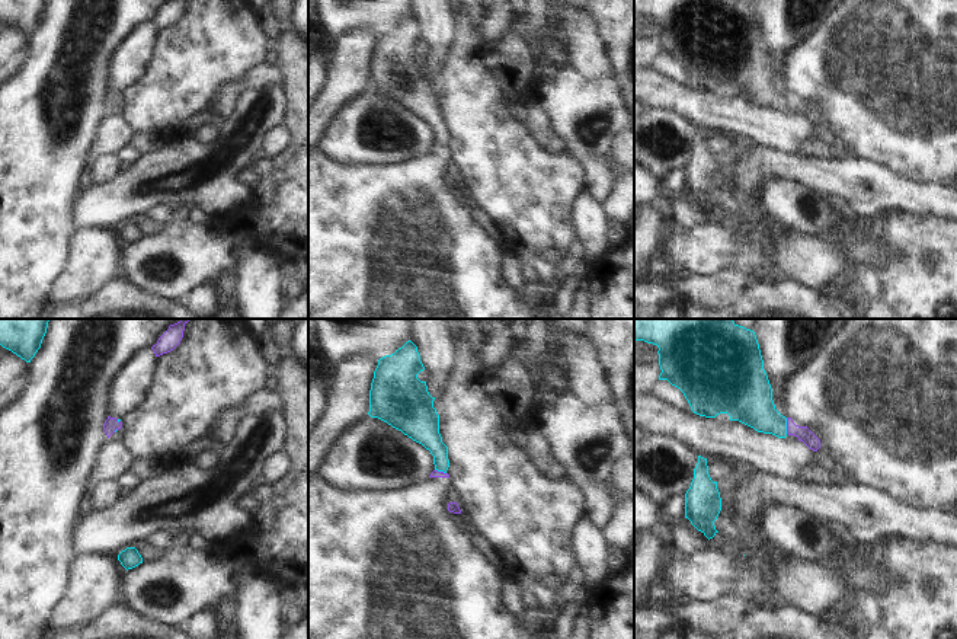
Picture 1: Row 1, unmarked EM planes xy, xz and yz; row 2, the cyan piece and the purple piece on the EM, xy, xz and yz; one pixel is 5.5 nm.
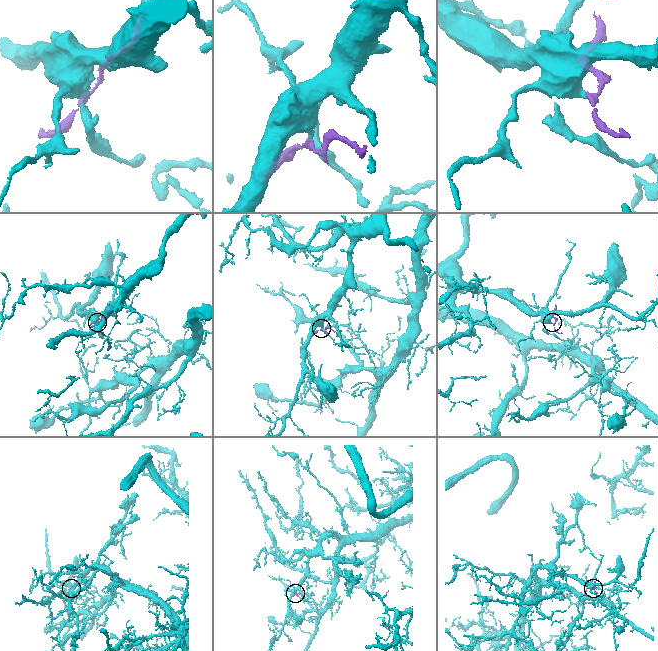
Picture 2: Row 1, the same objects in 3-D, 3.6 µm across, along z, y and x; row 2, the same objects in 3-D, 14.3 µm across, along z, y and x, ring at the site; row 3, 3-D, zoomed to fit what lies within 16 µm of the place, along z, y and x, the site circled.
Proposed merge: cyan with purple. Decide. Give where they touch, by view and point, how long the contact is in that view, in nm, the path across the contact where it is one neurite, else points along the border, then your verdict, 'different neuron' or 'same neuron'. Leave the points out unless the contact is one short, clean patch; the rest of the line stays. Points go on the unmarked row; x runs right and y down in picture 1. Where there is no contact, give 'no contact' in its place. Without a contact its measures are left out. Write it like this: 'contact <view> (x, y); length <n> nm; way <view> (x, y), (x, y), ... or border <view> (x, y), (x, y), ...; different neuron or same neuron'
contact yz (786, 99); length 90 nm; border yz (786, 92), (787, 106); different neuron

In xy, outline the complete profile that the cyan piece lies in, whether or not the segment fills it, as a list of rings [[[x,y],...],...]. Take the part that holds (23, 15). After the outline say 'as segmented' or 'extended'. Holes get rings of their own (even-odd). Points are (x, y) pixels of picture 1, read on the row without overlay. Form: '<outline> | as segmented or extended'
[[[0,0],[0,19],[26,36],[41,22],[48,0]]] | as segmented

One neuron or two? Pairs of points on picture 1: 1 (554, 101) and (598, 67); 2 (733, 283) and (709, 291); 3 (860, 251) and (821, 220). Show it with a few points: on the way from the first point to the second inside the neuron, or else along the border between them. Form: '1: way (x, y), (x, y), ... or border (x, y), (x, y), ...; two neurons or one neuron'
1: border (569, 66), (594, 80), (611, 76); two neurons
2: way (727, 286), (714, 291); one neuron
3: border (797, 233), (831, 237); two neurons

